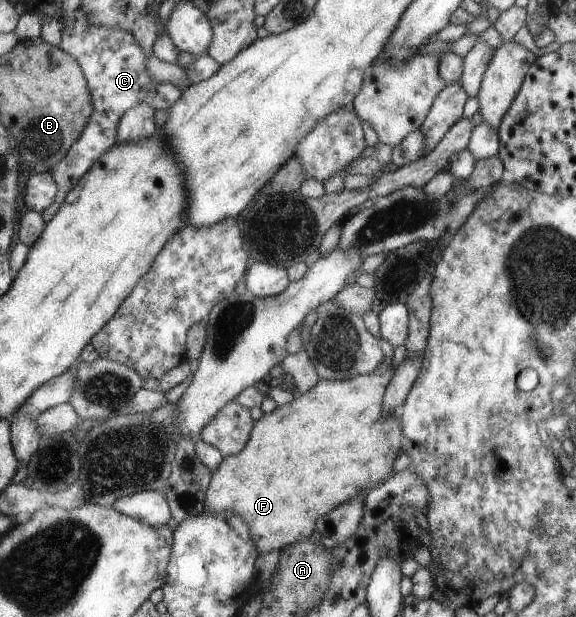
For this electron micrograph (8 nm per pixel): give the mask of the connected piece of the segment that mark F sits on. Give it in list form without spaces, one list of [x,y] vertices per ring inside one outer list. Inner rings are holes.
[[[391,358],[382,360],[376,369],[368,374],[358,375],[346,380],[326,380],[318,379],[318,382],[309,388],[305,393],[295,394],[295,397],[286,404],[279,404],[276,410],[265,413],[256,421],[253,433],[250,435],[248,444],[241,453],[227,456],[222,464],[213,471],[213,477],[205,498],[206,514],[216,514],[222,511],[236,511],[240,513],[249,523],[253,530],[253,539],[257,544],[260,555],[270,552],[270,550],[280,549],[284,545],[294,544],[297,541],[310,537],[316,529],[316,520],[318,517],[329,513],[332,509],[336,509],[338,505],[342,505],[346,501],[354,498],[358,492],[368,492],[374,489],[380,480],[384,480],[388,476],[388,468],[392,466],[394,458],[398,456],[398,452],[402,452],[403,434],[398,415],[390,413],[382,416],[382,402],[384,402],[384,392],[392,380],[392,376],[396,370],[390,365]]]

